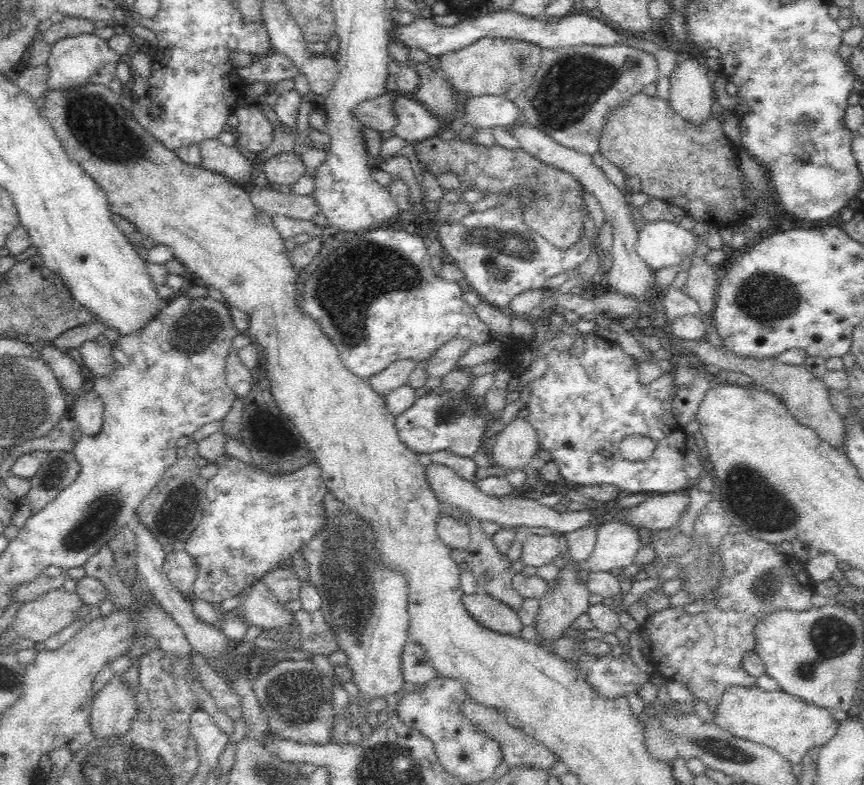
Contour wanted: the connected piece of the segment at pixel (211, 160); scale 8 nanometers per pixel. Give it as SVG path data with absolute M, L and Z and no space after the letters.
M218 138L204 140L198 146L202 154L200 168L216 172L230 182L248 182L248 178L256 170L254 160L246 160L236 146L224 146Z

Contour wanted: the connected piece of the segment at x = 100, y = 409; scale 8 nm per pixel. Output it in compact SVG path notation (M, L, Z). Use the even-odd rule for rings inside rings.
M88 382L86 388L82 388L82 396L78 400L74 400L70 416L80 426L80 432L84 436L94 436L100 432L100 428L104 424L104 404L96 396L92 382Z

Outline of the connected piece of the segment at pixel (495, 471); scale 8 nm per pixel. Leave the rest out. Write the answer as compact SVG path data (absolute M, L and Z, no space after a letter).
M446 450L432 452L430 458L432 458L434 464L442 464L442 466L454 470L460 478L464 478L468 482L474 482L474 484L488 478L488 476L506 476L504 470L500 470L498 466L480 468L480 466L476 466L476 462L472 458L462 458L462 456L456 456L452 452L446 452Z

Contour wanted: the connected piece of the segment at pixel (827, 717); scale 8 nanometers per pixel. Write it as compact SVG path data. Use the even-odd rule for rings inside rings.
M728 686L714 712L714 724L734 738L772 748L790 766L802 766L804 756L810 750L822 750L840 728L840 722L832 718L830 710L808 704L788 692L766 692L758 686Z

